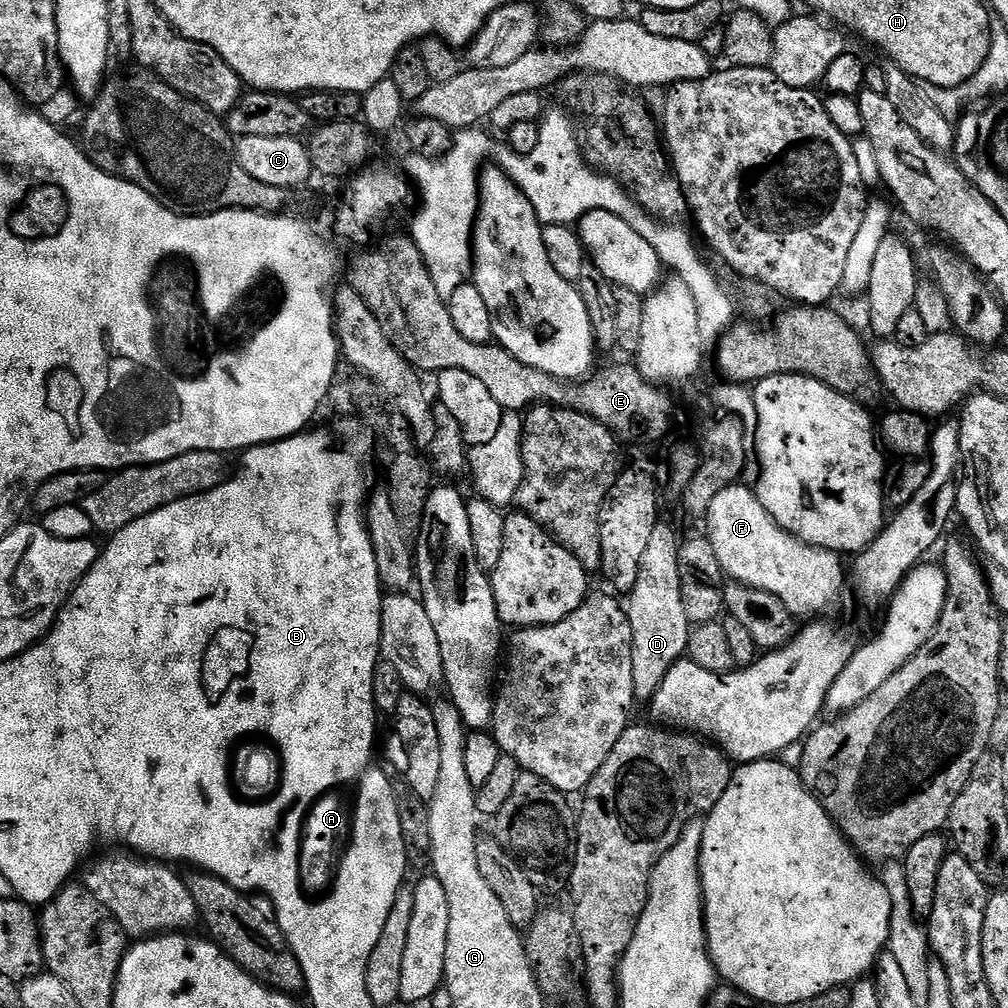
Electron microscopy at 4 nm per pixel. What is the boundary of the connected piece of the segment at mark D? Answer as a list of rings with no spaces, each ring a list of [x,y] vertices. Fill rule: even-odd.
[[[656,523],[654,535],[646,546],[646,555],[642,557],[638,582],[634,582],[631,592],[626,596],[626,611],[632,631],[632,694],[637,701],[651,702],[658,686],[662,686],[662,678],[670,674],[677,662],[685,659],[688,650],[690,625],[686,618],[686,606],[682,606],[678,566],[681,539],[681,533],[676,533],[670,525]]]

